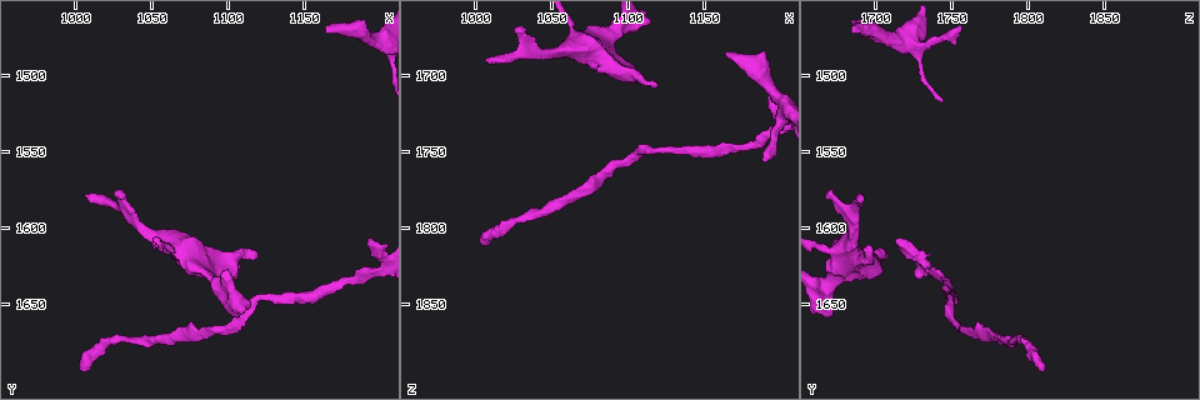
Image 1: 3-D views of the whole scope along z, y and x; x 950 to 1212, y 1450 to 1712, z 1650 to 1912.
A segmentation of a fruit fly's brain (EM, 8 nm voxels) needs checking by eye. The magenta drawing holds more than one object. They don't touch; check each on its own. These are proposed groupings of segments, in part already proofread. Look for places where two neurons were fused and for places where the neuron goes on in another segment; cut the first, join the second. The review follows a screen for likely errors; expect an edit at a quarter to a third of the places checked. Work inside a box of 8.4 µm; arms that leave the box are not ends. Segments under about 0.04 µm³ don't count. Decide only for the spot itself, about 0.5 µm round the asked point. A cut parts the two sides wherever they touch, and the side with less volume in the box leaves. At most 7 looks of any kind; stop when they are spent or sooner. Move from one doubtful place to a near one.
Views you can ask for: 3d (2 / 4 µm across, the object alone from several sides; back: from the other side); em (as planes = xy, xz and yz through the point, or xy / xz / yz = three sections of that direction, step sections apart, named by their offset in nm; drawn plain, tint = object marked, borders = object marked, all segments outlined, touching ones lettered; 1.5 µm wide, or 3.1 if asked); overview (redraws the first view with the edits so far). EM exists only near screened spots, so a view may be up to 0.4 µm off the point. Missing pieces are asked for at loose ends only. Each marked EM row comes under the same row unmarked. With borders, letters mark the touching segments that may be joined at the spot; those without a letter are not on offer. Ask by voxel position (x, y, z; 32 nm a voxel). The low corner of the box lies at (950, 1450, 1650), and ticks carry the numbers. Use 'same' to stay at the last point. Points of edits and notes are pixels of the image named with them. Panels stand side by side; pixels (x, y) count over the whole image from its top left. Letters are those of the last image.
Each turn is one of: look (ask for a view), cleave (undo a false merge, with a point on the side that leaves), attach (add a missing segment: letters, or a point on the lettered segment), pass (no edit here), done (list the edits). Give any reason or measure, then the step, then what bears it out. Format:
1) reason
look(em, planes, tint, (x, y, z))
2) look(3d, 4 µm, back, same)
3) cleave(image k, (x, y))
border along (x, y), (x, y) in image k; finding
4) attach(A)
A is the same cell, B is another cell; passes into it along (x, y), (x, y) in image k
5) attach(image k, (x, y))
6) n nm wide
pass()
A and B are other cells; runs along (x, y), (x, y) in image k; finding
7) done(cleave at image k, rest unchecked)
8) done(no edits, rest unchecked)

free end
look(3d, 2 µm, back, (1118, 1614, 1706))

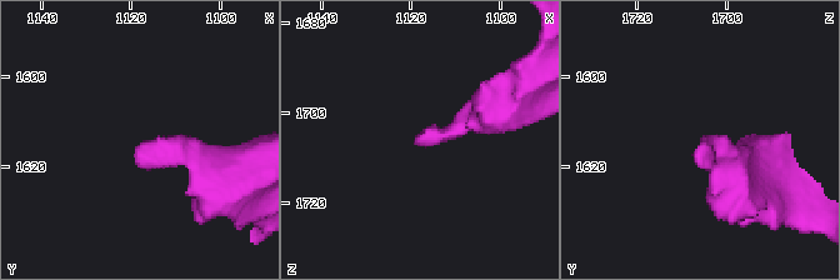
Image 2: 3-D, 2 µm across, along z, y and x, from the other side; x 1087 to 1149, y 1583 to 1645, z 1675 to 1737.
look(em, yz, step 4, tint, (1119, 1615, 1707))

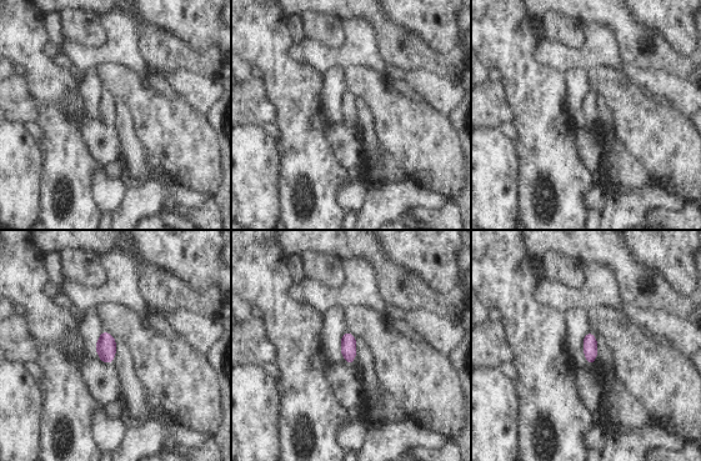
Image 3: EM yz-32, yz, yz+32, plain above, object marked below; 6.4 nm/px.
another direction
look(em, planes, borders, same)

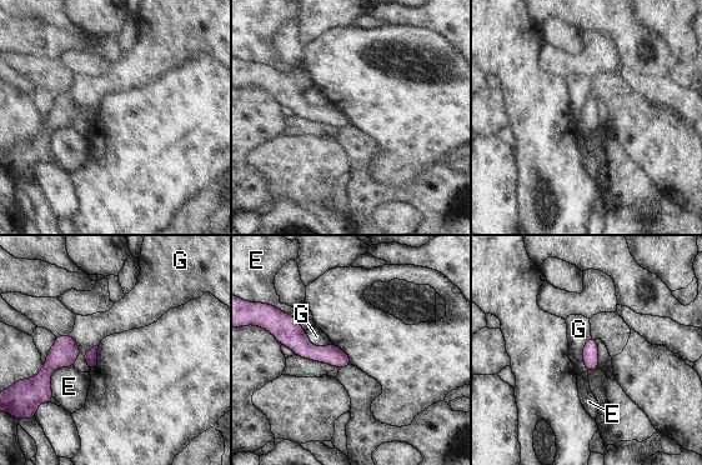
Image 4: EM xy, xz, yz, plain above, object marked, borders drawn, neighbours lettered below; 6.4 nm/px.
E touches over 240 nm
pass()
E and G are other cells; border along (591, 336), (583, 346), (585, 370) in image 4; none of them fits

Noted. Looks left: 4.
branch stops here
look(em, xy, step 8, borders, (1166, 1472, 1684))

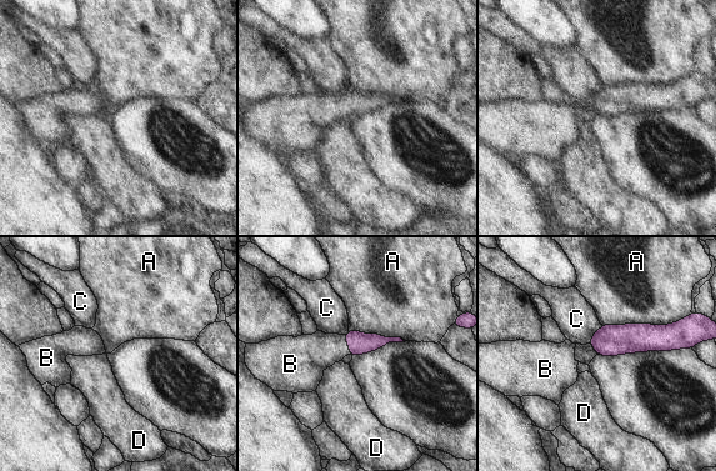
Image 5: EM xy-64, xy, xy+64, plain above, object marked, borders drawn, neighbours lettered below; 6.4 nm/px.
140 nm wide
attach(B)
B is the same cell, A, C and D are other cells; passes into it along (358, 342), (348, 345), (310, 355) in image 5; it goes on there

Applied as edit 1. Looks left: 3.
done(attach at image 5, rest unchecked)

